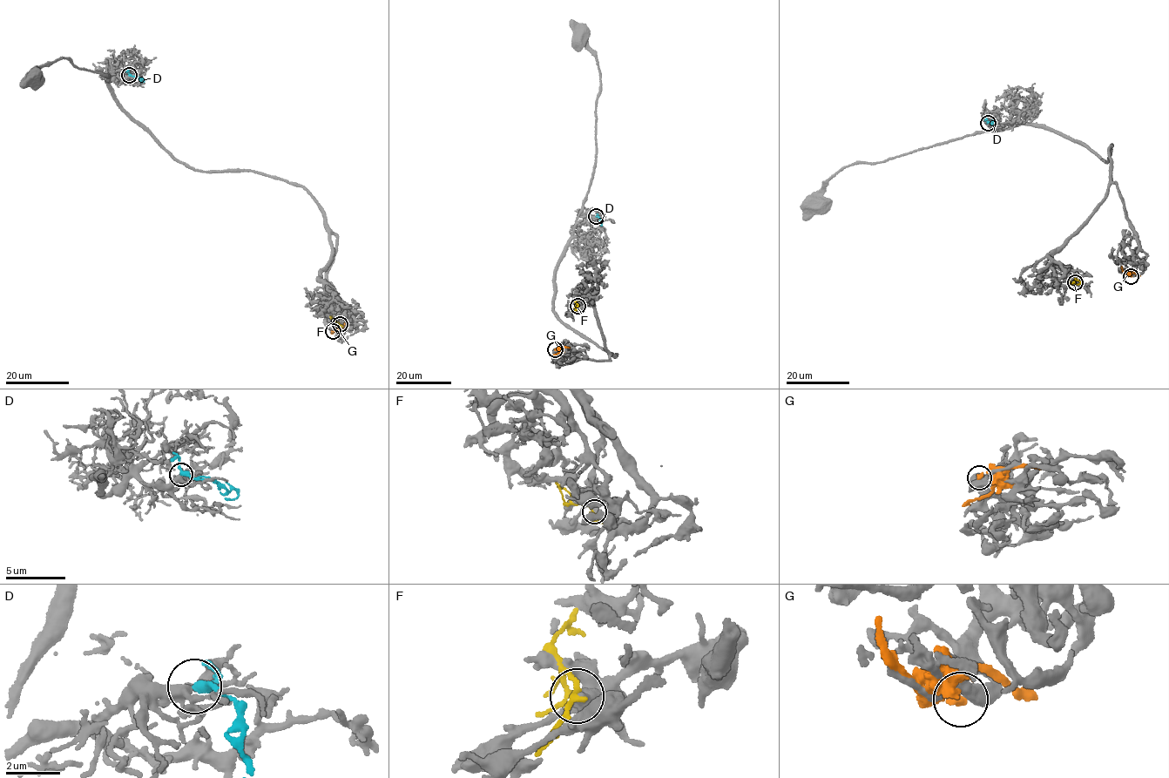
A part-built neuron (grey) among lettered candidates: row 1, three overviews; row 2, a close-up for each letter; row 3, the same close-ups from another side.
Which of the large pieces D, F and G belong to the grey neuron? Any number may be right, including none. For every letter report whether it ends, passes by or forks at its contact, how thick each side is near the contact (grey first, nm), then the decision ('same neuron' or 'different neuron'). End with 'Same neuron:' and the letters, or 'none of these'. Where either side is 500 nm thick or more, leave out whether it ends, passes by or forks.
D: it passes by; 280 nm thick on the grey side, 260 nm on the other; same neuron
F: it forks there; 420 nm thick on the grey side, 140 nm on the other; different neuron
G: it ends there; 440 nm thick on the grey side, 260 nm on the other; different neuron
Same neuron: D

